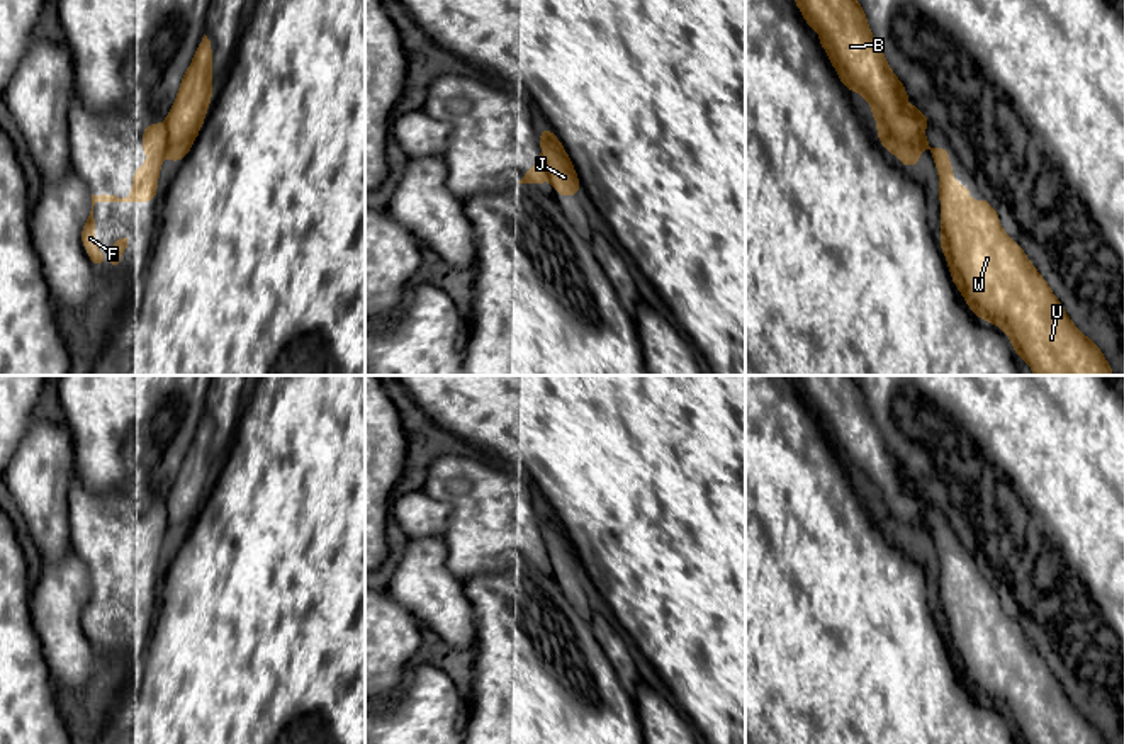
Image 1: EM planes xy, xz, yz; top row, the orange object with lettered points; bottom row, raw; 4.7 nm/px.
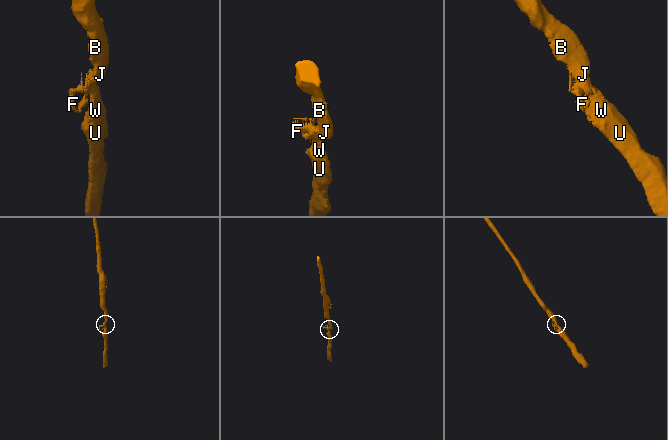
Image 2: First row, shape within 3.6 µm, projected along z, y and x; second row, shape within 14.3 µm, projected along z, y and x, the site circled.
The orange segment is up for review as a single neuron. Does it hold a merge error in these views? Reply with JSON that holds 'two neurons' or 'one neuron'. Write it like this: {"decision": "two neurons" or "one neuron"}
{"decision": "two neurons"}

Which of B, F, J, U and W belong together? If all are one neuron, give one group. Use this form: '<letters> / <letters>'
B J / F U W

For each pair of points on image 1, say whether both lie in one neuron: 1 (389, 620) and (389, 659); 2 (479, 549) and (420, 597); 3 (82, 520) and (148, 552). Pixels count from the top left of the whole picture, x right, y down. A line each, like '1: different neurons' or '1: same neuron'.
1: same neuron
2: different neurons
3: same neuron

